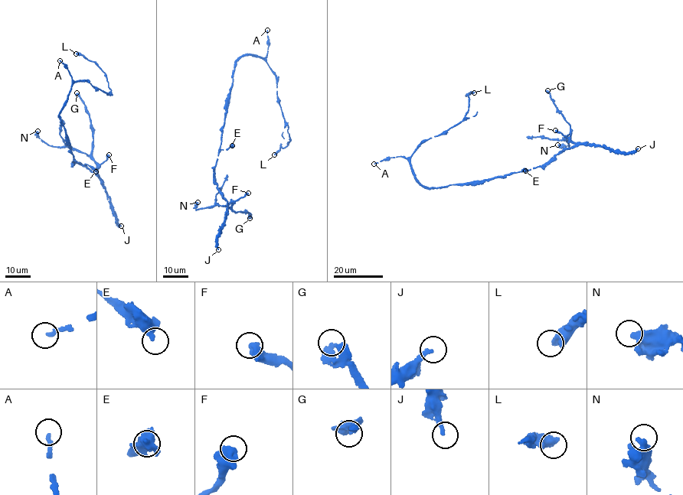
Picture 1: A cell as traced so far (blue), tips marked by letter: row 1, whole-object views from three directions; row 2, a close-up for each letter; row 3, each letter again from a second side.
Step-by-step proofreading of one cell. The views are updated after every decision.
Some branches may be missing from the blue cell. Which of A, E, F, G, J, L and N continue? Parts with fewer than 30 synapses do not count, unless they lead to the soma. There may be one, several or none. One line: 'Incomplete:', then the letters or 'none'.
Incomplete: A

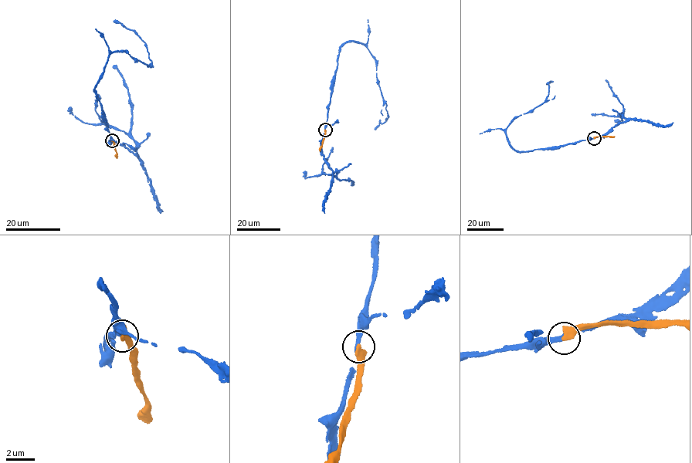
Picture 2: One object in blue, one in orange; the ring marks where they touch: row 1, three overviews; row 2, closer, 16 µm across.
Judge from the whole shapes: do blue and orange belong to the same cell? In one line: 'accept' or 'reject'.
reject

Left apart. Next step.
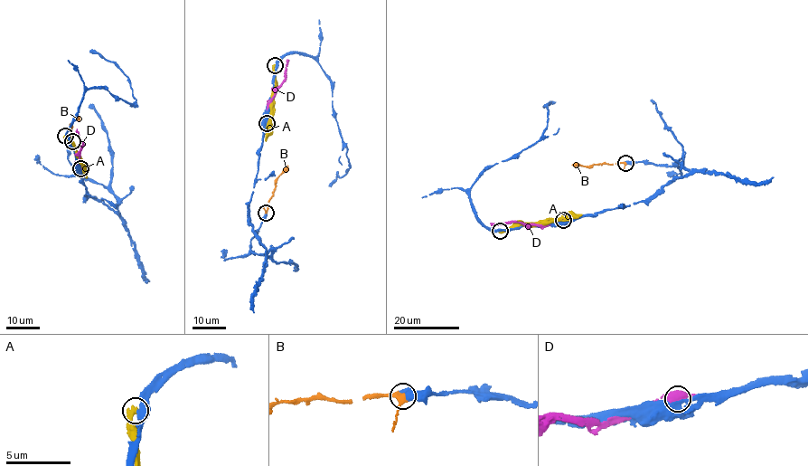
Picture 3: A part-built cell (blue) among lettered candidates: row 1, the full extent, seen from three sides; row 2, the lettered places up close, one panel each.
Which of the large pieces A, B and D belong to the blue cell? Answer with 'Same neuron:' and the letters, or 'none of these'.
Same neuron: B

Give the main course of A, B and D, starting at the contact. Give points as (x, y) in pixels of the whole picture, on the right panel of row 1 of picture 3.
A: (500, 231), (581, 214)
B: (625, 163), (572, 165)
D: (563, 220), (544, 225), (490, 223)

